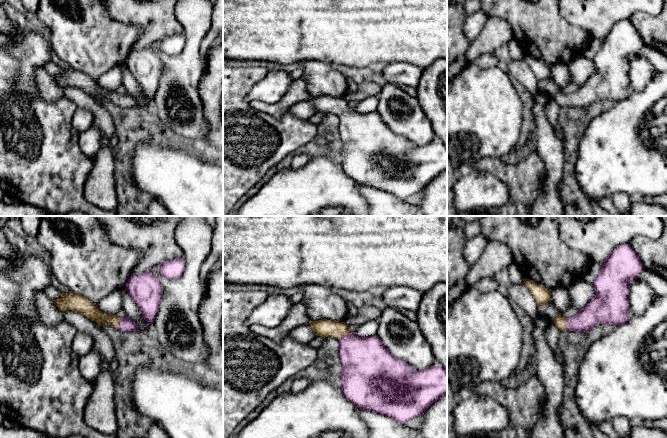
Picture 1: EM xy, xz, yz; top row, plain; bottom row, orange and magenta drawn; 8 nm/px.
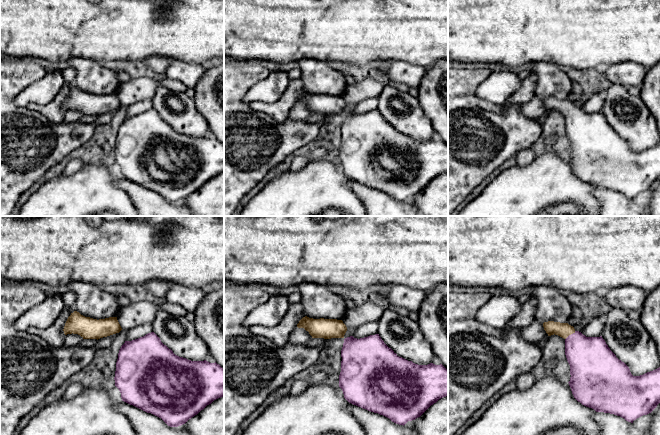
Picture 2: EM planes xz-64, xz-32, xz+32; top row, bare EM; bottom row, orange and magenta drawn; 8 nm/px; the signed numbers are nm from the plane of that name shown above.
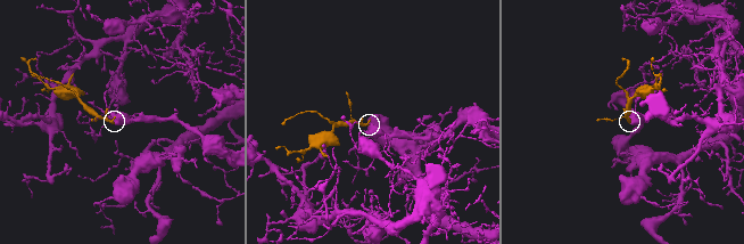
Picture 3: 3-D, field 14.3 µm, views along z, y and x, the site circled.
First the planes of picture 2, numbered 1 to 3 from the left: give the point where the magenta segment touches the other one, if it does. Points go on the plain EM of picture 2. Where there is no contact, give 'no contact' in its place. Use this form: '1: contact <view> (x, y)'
1: no contact
2: no contact
3: contact xz+32 (570, 110)

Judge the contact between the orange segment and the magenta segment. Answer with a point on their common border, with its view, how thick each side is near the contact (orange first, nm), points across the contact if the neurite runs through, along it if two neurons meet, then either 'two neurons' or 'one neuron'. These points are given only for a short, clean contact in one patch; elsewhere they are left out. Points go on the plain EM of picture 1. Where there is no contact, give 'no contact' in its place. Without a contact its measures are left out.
xy (118, 99) | 120/110 nm | across xy (91, 87), (118, 99), (125, 100) | one neuron

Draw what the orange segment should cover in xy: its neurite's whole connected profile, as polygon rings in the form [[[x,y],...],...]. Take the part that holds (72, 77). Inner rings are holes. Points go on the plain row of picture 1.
[[[62,69],[62,73],[54,76],[54,79],[63,89],[67,86],[78,88],[88,95],[96,97],[98,101],[108,99],[122,108],[139,107],[137,100],[130,94],[119,94],[114,90],[103,89],[96,80],[93,80],[78,69]]]

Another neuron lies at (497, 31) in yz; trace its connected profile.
[[[489,16],[479,36],[472,41],[466,53],[467,63],[473,63],[482,54],[494,53],[514,38],[511,25],[503,18]]]

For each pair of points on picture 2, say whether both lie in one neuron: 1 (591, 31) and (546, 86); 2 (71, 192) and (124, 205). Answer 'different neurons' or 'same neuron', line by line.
1: different neurons
2: same neuron

